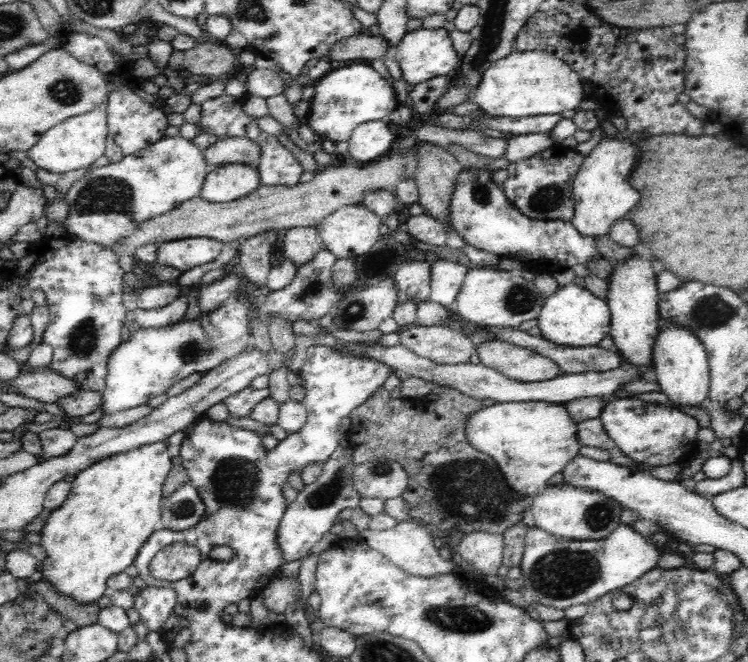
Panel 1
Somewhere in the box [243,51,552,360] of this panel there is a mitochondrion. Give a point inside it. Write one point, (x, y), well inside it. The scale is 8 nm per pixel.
(519, 299)

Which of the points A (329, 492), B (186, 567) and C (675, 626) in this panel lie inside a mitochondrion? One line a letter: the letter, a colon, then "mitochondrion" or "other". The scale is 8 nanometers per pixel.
A: mitochondrion
B: other
C: mitochondrion

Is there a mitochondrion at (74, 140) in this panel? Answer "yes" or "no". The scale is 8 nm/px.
no

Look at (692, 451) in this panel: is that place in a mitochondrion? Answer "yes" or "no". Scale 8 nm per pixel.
no

